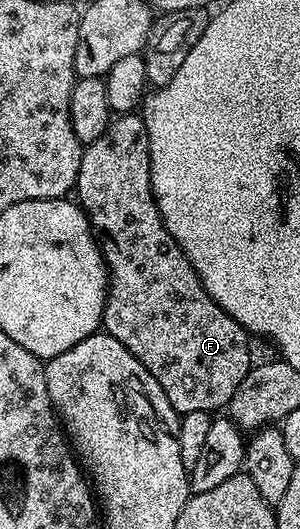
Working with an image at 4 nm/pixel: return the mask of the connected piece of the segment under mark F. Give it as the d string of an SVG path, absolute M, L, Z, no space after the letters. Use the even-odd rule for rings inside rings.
M138 113L112 117L107 131L84 145L74 193L91 222L91 229L98 235L103 260L107 263L109 281L102 329L145 364L153 380L161 384L176 414L222 411L231 401L233 392L237 392L241 380L251 371L252 339L245 327L237 324L237 320L205 292L193 264L189 264L177 240L169 236L151 191L149 136Z

